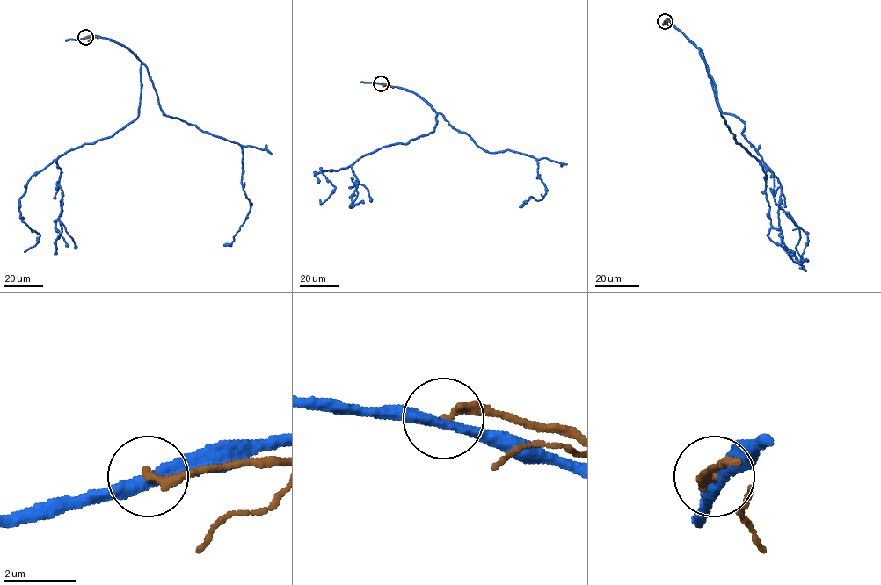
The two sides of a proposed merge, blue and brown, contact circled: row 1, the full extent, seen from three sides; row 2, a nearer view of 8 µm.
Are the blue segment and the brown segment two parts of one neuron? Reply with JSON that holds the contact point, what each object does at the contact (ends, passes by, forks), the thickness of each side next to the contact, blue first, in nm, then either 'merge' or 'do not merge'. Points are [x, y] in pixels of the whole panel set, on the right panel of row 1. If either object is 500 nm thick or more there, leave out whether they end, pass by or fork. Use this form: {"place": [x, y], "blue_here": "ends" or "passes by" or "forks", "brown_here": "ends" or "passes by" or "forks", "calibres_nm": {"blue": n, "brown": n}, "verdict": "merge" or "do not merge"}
{"place": [665, 21], "blue_here": "passes by", "brown_here": "ends", "calibres_nm": {"blue": 320, "brown": 240}, "verdict": "do not merge"}

